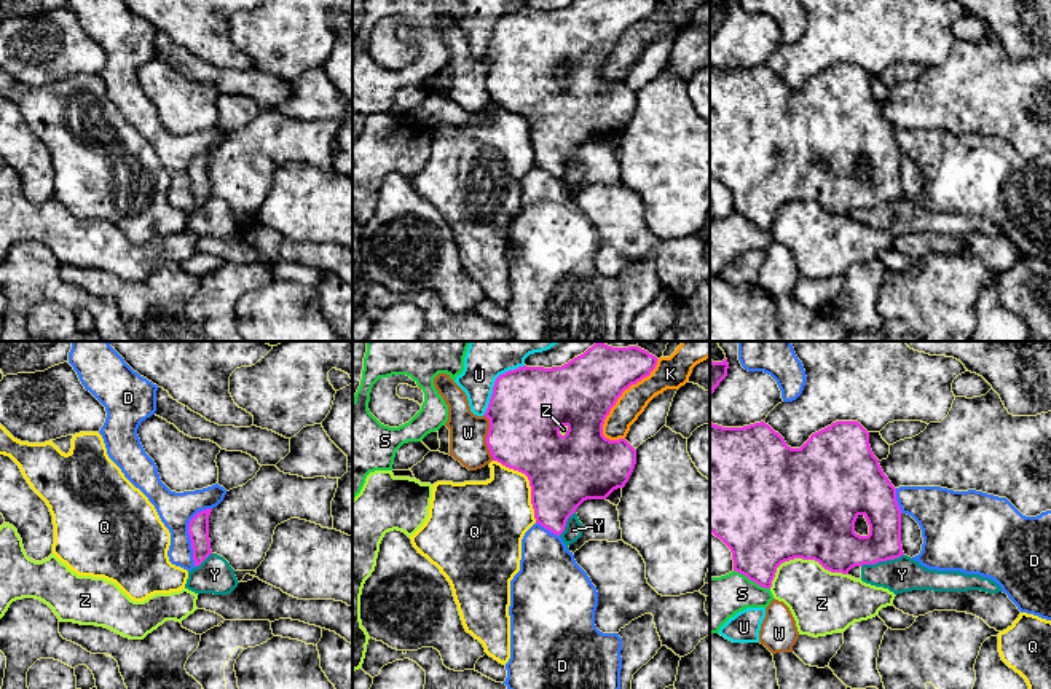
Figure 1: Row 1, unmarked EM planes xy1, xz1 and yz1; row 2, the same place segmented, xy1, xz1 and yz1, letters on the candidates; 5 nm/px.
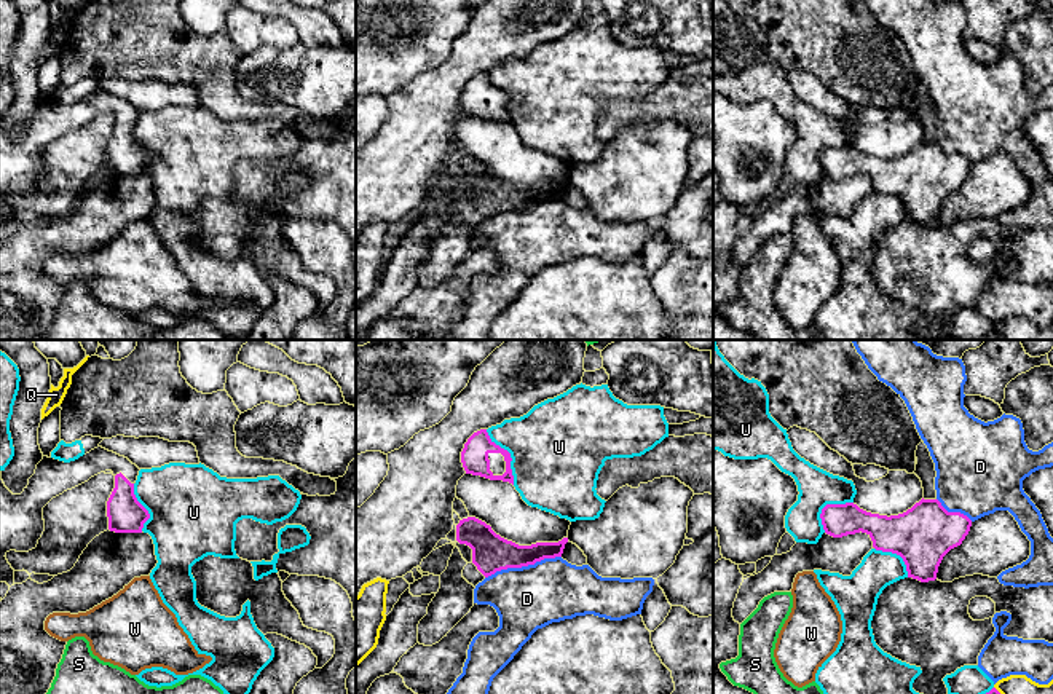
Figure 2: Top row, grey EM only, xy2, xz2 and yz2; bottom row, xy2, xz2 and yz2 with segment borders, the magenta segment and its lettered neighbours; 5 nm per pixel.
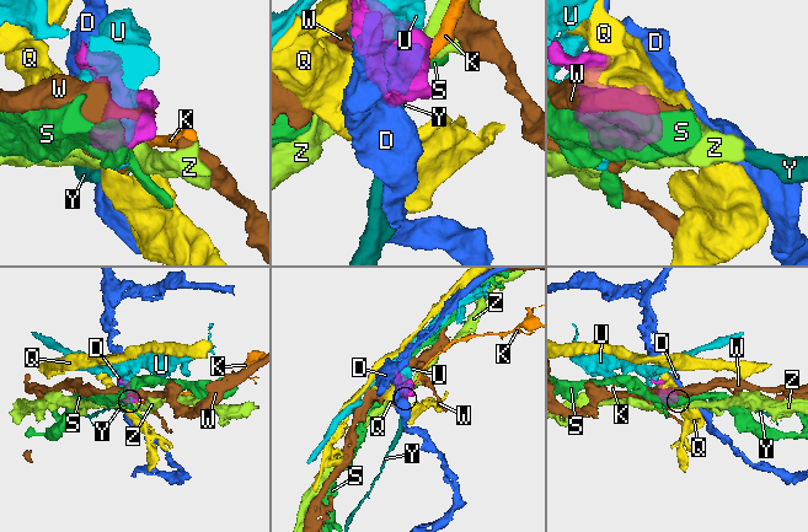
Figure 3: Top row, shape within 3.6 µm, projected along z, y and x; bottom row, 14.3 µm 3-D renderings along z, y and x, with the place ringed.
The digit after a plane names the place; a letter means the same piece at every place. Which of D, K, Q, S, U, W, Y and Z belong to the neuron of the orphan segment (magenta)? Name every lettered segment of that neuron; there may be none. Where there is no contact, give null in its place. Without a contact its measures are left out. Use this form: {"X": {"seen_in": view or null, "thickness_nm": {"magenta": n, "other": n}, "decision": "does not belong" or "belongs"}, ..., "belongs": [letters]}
{"D": {"seen_in": "xz2", "thickness_nm": {"magenta": 190, "other": 320}, "decision": "does not belong"}, "K": {"seen_in": "xz1", "thickness_nm": {"magenta": 340, "other": 140}, "decision": "does not belong"}, "Q": {"seen_in": "xz1", "thickness_nm": {"magenta": 360, "other": 360}, "decision": "does not belong"}, "S": {"seen_in": "yz1", "thickness_nm": {"magenta": 380, "other": 260}, "decision": "does not belong"}, "U": {"seen_in": "xz1", "thickness_nm": {"magenta": 380, "other": 300}, "decision": "does not belong"}, "W": {"seen_in": "xz1", "thickness_nm": {"magenta": 380, "other": 190}, "decision": "does not belong"}, "Y": {"seen_in": "yz1", "thickness_nm": {"magenta": 240, "other": 180}, "decision": "does not belong"}, "Z": {"seen_in": "yz1", "thickness_nm": {"magenta": 500, "other": 320}, "decision": "does not belong"}, "belongs": []}

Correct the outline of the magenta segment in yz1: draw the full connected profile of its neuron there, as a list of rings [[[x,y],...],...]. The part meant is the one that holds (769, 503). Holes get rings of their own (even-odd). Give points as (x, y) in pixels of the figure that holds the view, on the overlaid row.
[[[764,421],[743,427],[722,427],[710,423],[710,533],[719,537],[732,552],[734,571],[746,576],[764,589],[772,587],[777,568],[789,560],[815,560],[831,573],[848,574],[855,566],[876,565],[879,561],[895,560],[904,555],[901,545],[901,509],[896,501],[896,488],[884,474],[879,459],[869,445],[869,432],[858,421],[836,421],[831,426],[815,432],[801,448],[791,448],[785,439]],[[863,515],[869,525],[869,534],[855,533],[855,522]]]

